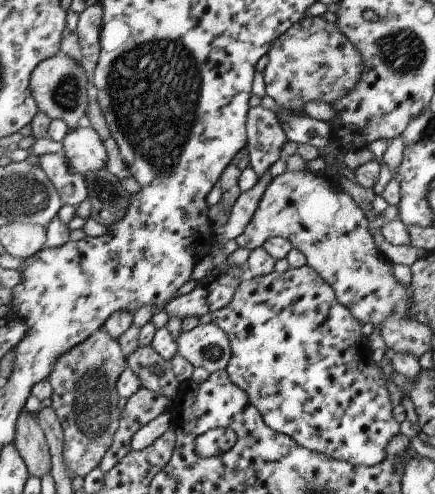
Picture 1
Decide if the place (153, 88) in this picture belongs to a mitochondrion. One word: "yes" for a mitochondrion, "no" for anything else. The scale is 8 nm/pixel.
yes

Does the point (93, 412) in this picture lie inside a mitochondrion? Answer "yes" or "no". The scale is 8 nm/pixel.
yes

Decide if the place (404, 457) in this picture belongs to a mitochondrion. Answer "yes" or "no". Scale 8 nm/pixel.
no

